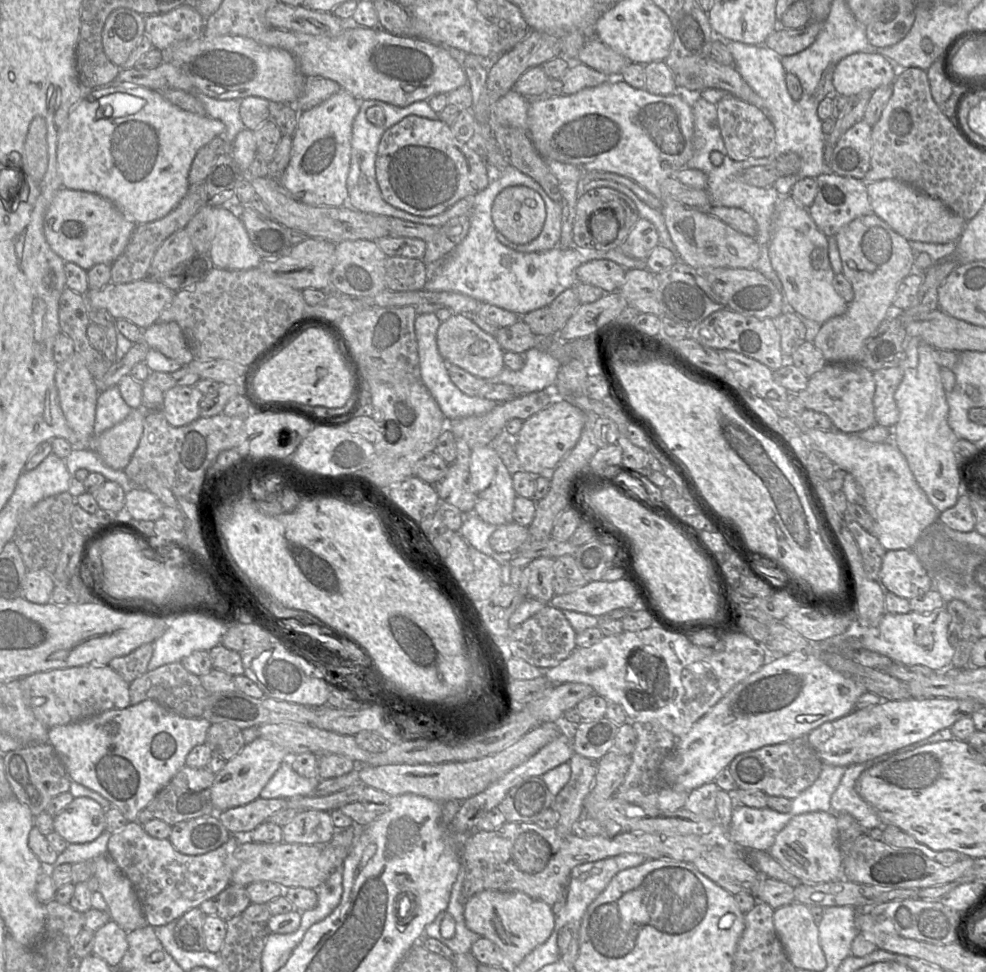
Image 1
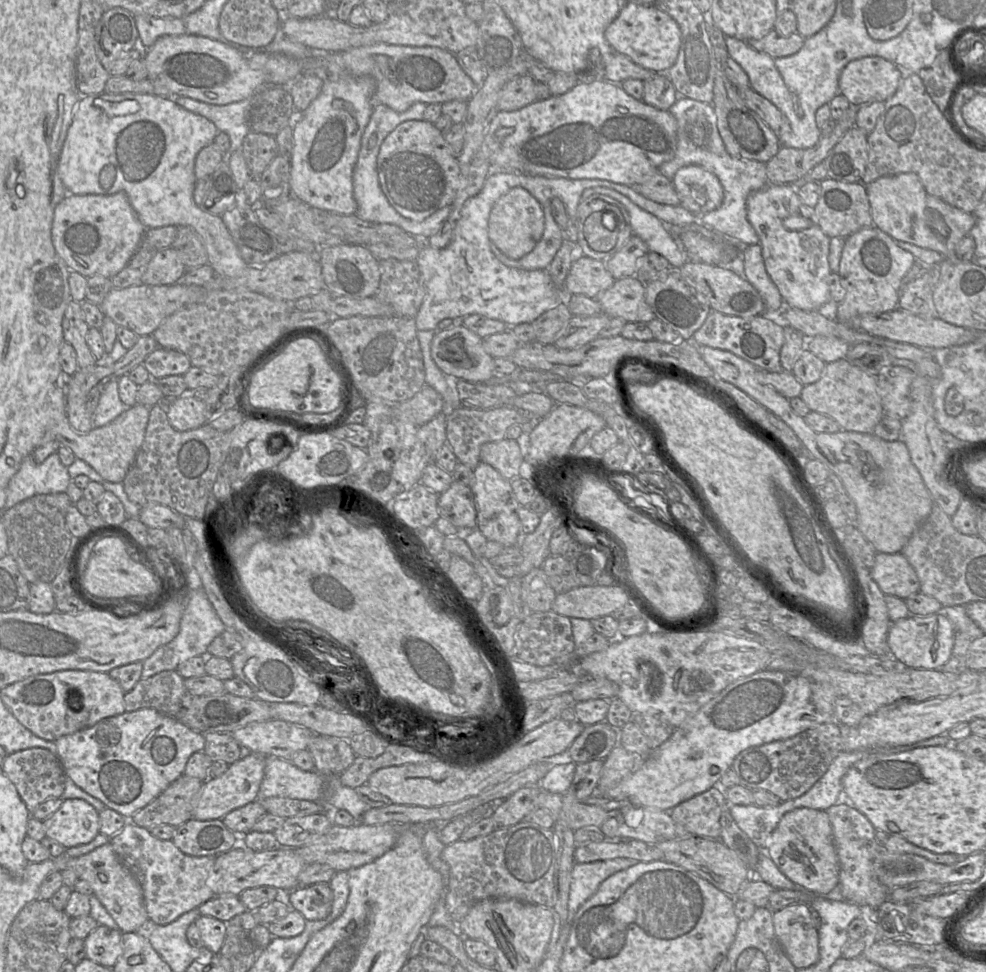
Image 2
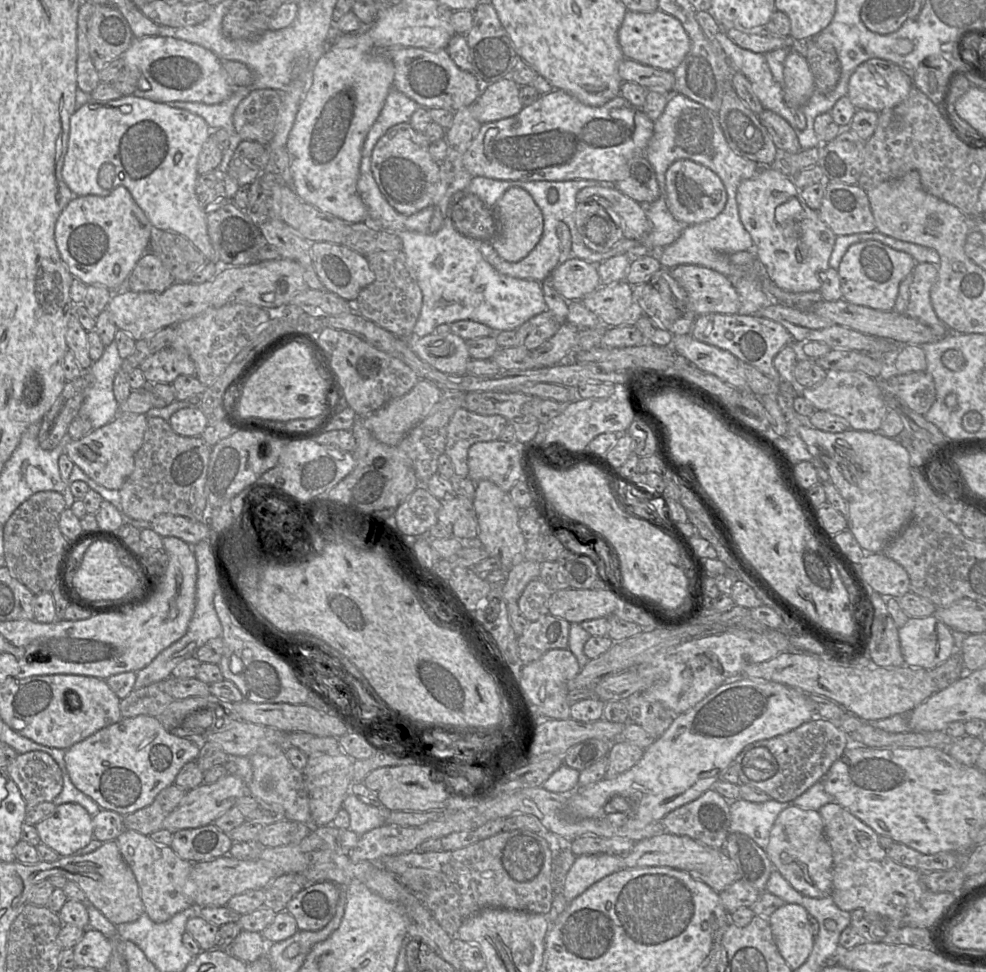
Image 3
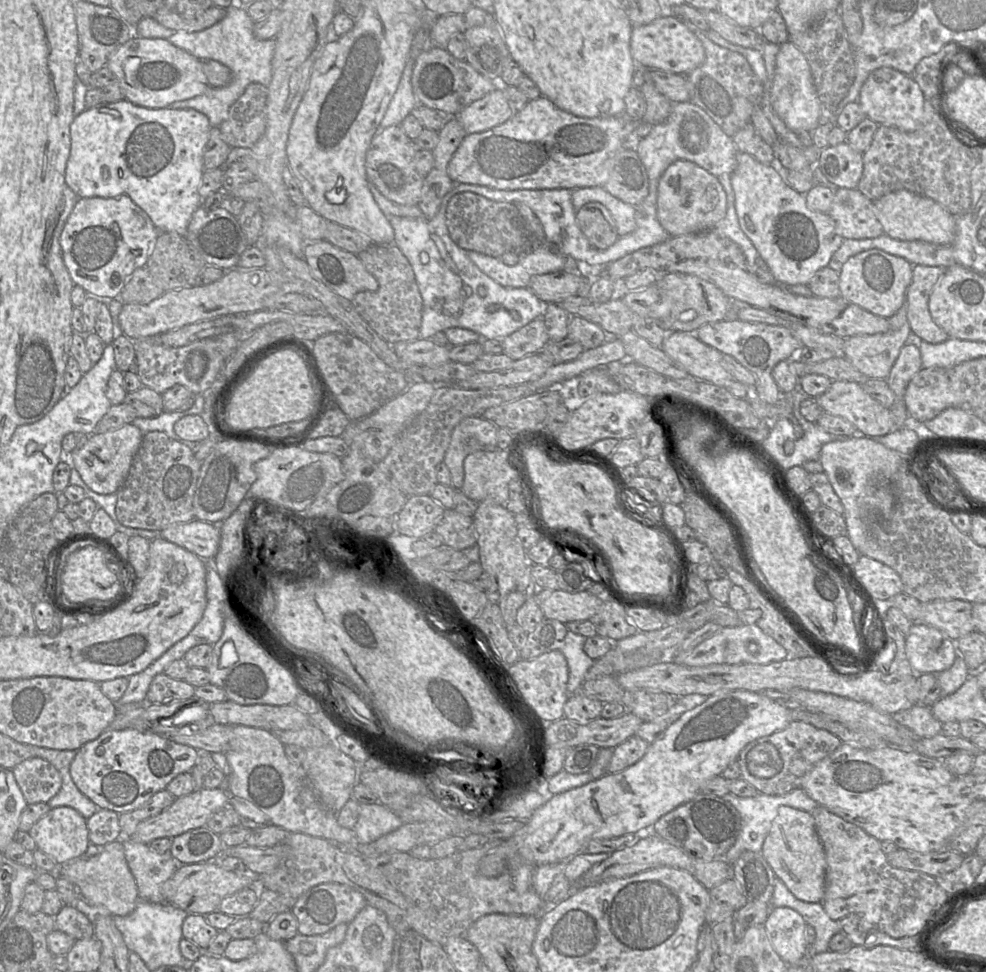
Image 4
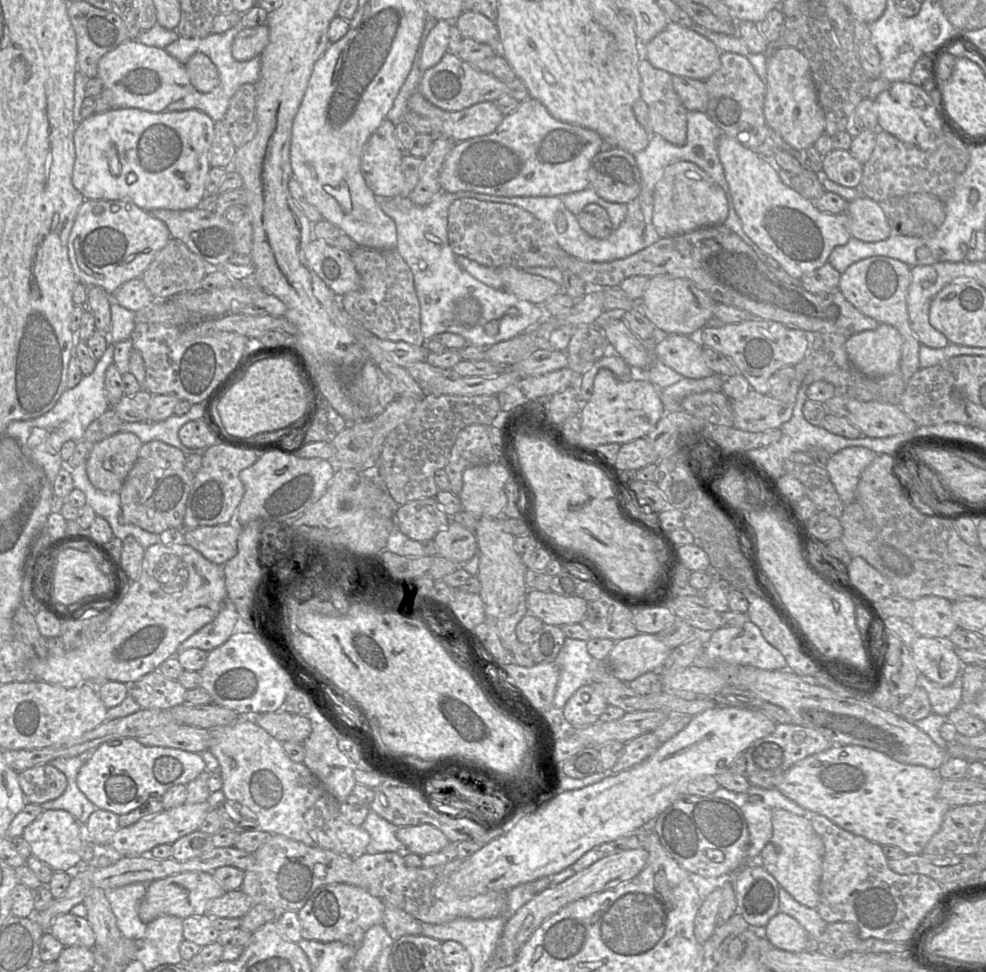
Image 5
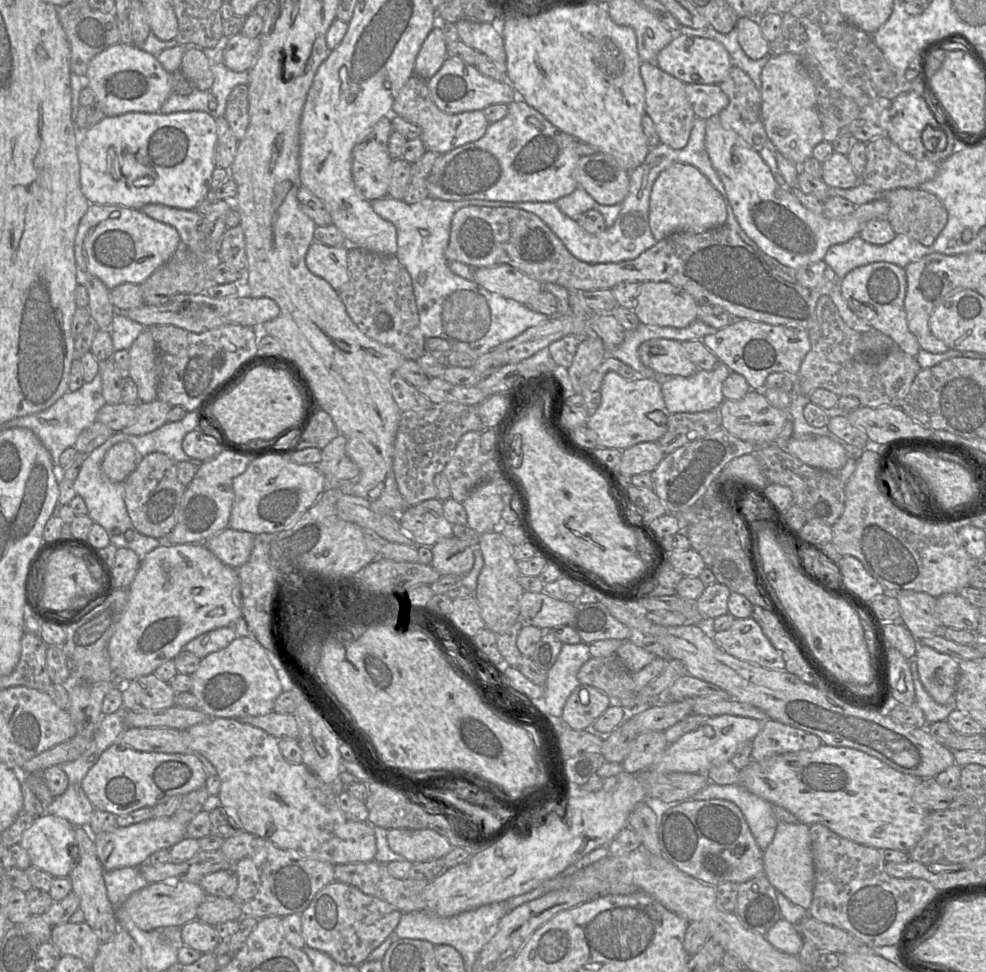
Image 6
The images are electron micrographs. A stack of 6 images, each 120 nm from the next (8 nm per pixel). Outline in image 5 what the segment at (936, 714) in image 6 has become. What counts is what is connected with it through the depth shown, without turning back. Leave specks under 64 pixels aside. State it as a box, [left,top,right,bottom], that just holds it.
[917,670,962,716]

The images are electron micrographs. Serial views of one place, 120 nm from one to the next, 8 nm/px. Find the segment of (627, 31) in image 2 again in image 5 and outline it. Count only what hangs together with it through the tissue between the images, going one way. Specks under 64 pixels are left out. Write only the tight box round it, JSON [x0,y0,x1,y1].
[643,22,721,81]

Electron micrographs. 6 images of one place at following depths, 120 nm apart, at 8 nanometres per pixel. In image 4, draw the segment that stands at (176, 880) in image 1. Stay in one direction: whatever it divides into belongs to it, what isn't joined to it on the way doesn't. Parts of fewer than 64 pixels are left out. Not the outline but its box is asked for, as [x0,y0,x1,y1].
[122,837,179,903]

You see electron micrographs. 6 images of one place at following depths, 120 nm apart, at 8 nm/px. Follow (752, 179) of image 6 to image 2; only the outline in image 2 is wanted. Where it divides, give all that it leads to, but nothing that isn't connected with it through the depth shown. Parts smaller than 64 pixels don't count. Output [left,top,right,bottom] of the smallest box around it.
[746,184,838,315]

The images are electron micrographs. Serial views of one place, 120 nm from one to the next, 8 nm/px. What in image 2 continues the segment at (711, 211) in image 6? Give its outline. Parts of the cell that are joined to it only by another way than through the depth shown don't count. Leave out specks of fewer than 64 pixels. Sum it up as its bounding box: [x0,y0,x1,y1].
[672,164,723,216]

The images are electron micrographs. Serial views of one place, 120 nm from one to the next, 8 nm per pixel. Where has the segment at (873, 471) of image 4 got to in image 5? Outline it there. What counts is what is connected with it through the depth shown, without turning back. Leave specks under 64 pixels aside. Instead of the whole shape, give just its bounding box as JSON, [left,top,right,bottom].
[824,446,877,505]

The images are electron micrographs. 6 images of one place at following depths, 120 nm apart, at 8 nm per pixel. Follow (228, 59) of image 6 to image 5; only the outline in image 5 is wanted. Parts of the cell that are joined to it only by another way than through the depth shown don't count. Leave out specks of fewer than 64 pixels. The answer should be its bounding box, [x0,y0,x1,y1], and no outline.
[232,25,269,61]

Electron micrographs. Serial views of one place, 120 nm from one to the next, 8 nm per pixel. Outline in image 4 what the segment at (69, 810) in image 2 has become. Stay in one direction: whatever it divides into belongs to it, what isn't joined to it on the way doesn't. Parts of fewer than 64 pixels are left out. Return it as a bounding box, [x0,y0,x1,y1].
[28,806,89,865]

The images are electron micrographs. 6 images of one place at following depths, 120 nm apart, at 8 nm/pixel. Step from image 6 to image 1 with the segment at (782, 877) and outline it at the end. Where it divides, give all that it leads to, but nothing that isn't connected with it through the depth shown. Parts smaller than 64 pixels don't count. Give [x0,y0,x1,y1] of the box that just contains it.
[769,811,842,883]

